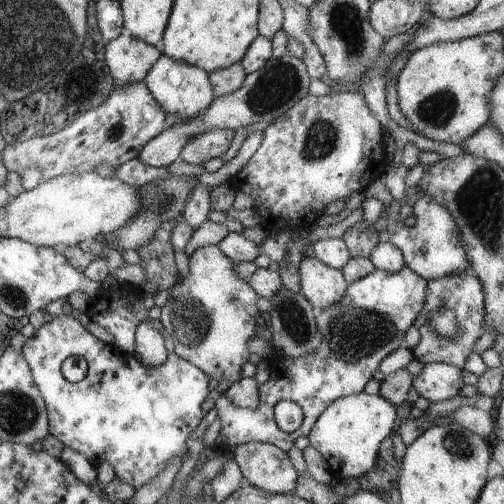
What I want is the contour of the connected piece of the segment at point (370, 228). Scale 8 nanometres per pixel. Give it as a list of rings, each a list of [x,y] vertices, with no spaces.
[[[362,221],[348,228],[342,236],[351,257],[369,259],[379,244],[379,233],[374,223]]]

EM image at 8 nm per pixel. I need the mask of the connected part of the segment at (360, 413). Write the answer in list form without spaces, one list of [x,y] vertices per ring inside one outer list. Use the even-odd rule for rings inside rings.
[[[364,392],[334,400],[316,420],[308,439],[310,445],[328,462],[331,472],[341,480],[368,474],[378,460],[380,446],[396,431],[394,406],[383,397]]]

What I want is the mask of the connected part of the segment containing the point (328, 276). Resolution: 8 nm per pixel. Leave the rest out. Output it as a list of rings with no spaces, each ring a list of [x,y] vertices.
[[[308,253],[298,266],[301,294],[317,309],[337,304],[349,284],[341,270],[328,267]]]

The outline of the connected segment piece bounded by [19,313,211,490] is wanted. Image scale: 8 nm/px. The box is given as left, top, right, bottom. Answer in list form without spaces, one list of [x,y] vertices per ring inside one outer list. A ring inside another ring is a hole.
[[[68,313],[54,316],[50,322],[38,328],[19,352],[26,360],[33,382],[45,401],[49,434],[60,440],[64,447],[82,454],[96,468],[106,460],[114,468],[116,477],[137,490],[164,472],[170,460],[181,458],[183,462],[193,456],[191,450],[196,450],[196,445],[190,441],[190,435],[206,415],[211,378],[188,359],[180,359],[172,352],[161,366],[141,364],[133,355],[95,338]],[[71,356],[84,358],[88,363],[88,374],[84,380],[73,384],[65,380],[61,372],[63,362]]]

